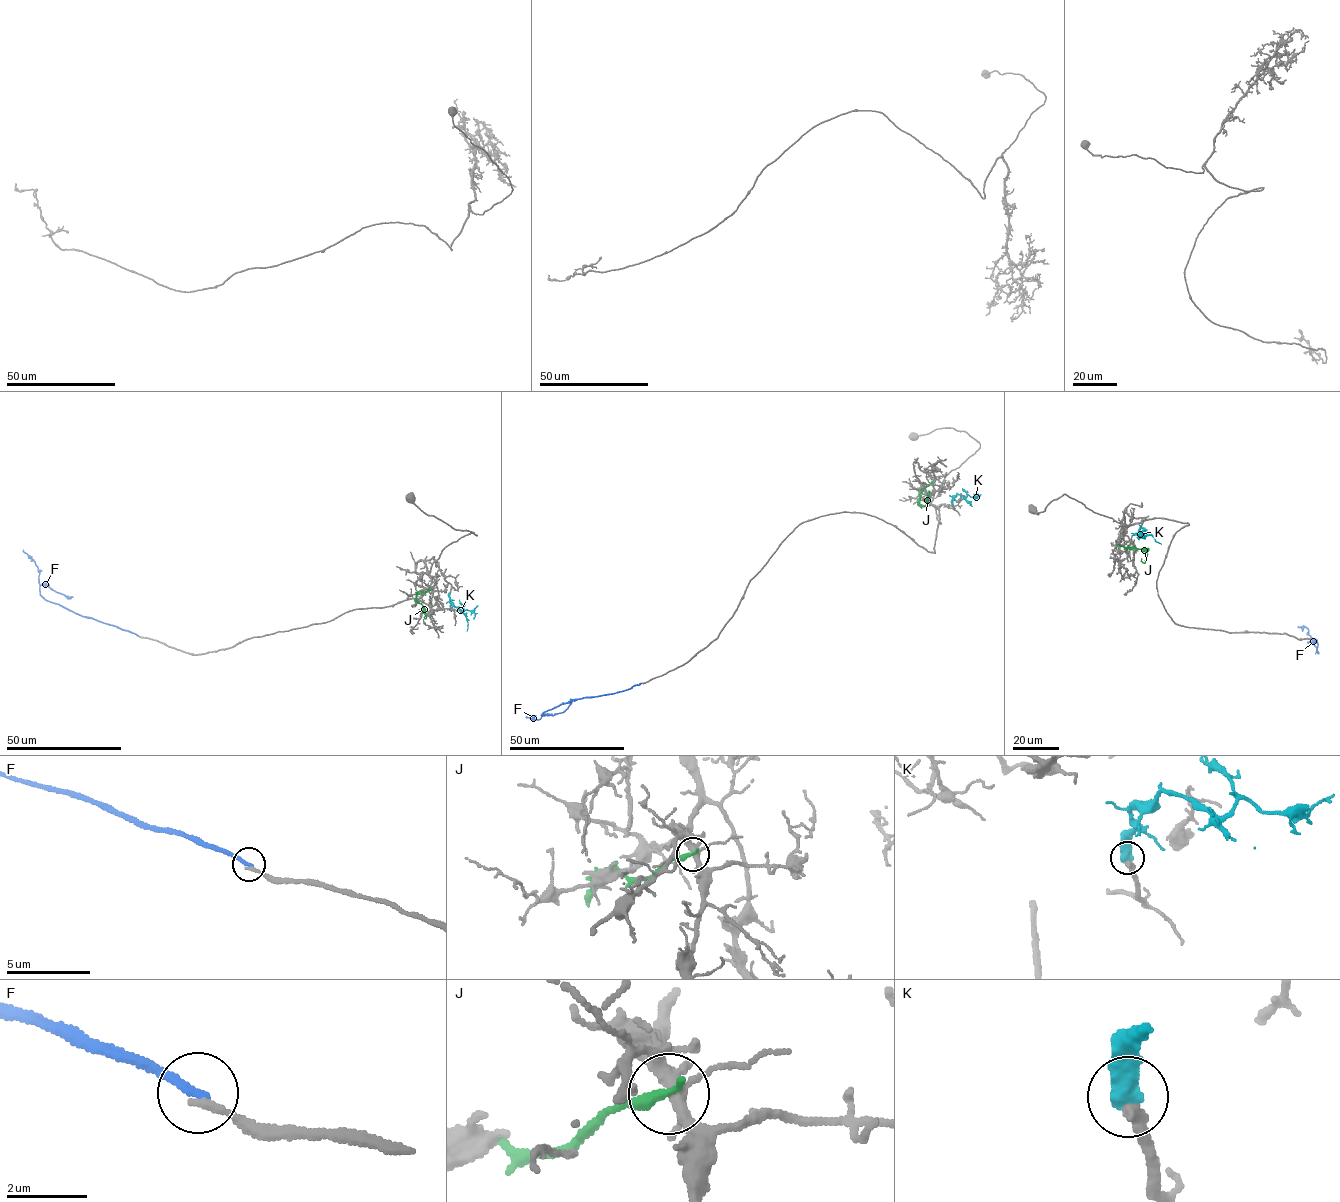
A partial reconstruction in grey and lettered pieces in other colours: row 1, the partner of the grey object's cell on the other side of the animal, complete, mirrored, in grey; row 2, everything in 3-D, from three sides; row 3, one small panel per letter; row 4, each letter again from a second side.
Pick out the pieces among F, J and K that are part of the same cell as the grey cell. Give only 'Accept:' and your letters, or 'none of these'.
Accept: K

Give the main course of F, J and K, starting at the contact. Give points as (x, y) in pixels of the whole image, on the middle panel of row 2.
F: (640, 683), (619, 692), (571, 701), (543, 712), (539, 720), (526, 717)
J: (933, 480), (921, 491), (919, 505), (925, 505), (929, 493)
K: (952, 503), (952, 496), (957, 494), (970, 502), (970, 505)

